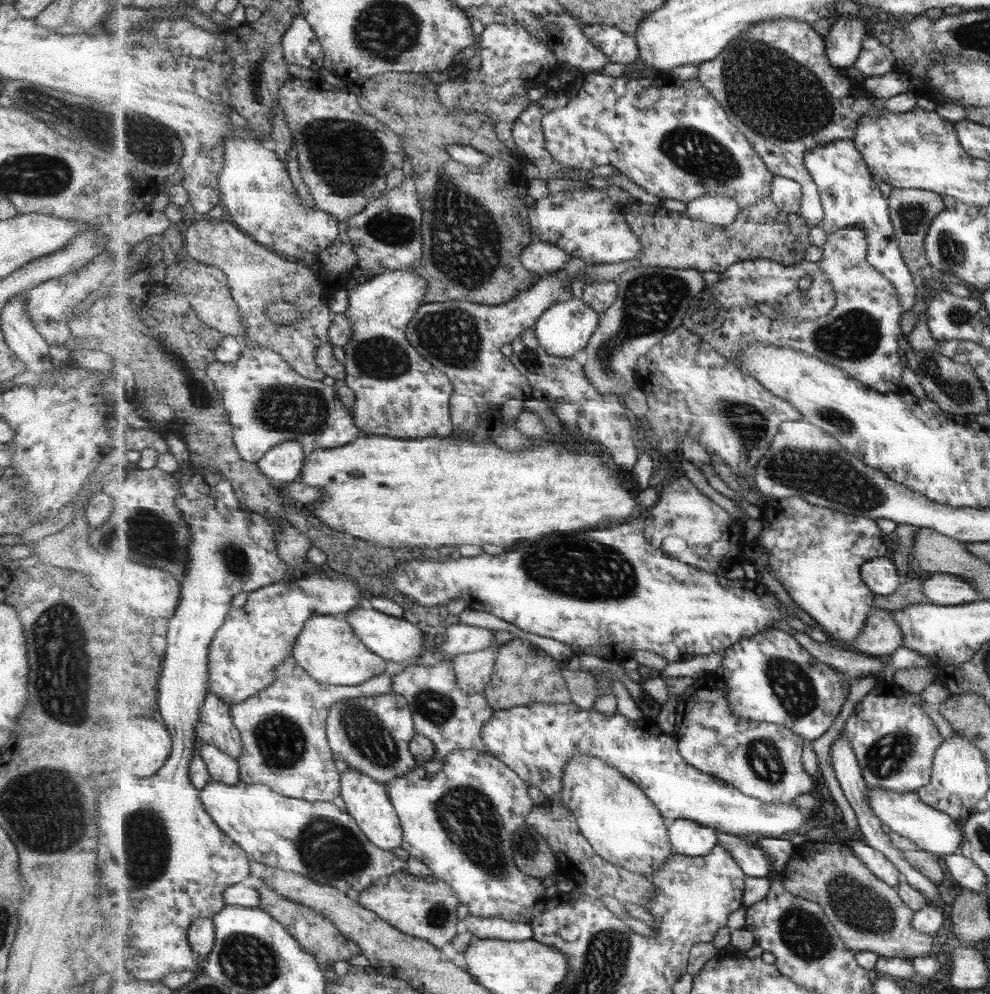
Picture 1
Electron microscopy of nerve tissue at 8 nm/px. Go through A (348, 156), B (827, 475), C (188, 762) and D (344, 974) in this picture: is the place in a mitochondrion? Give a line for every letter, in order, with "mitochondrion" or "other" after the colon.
A: mitochondrion
B: mitochondrion
C: other
D: other

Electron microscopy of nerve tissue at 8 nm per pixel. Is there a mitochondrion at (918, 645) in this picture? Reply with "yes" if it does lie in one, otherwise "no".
no

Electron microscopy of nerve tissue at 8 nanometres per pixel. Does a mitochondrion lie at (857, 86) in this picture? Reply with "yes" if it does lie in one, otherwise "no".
no

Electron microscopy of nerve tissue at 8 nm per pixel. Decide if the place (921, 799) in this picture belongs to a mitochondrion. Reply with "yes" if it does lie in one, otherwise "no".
no

